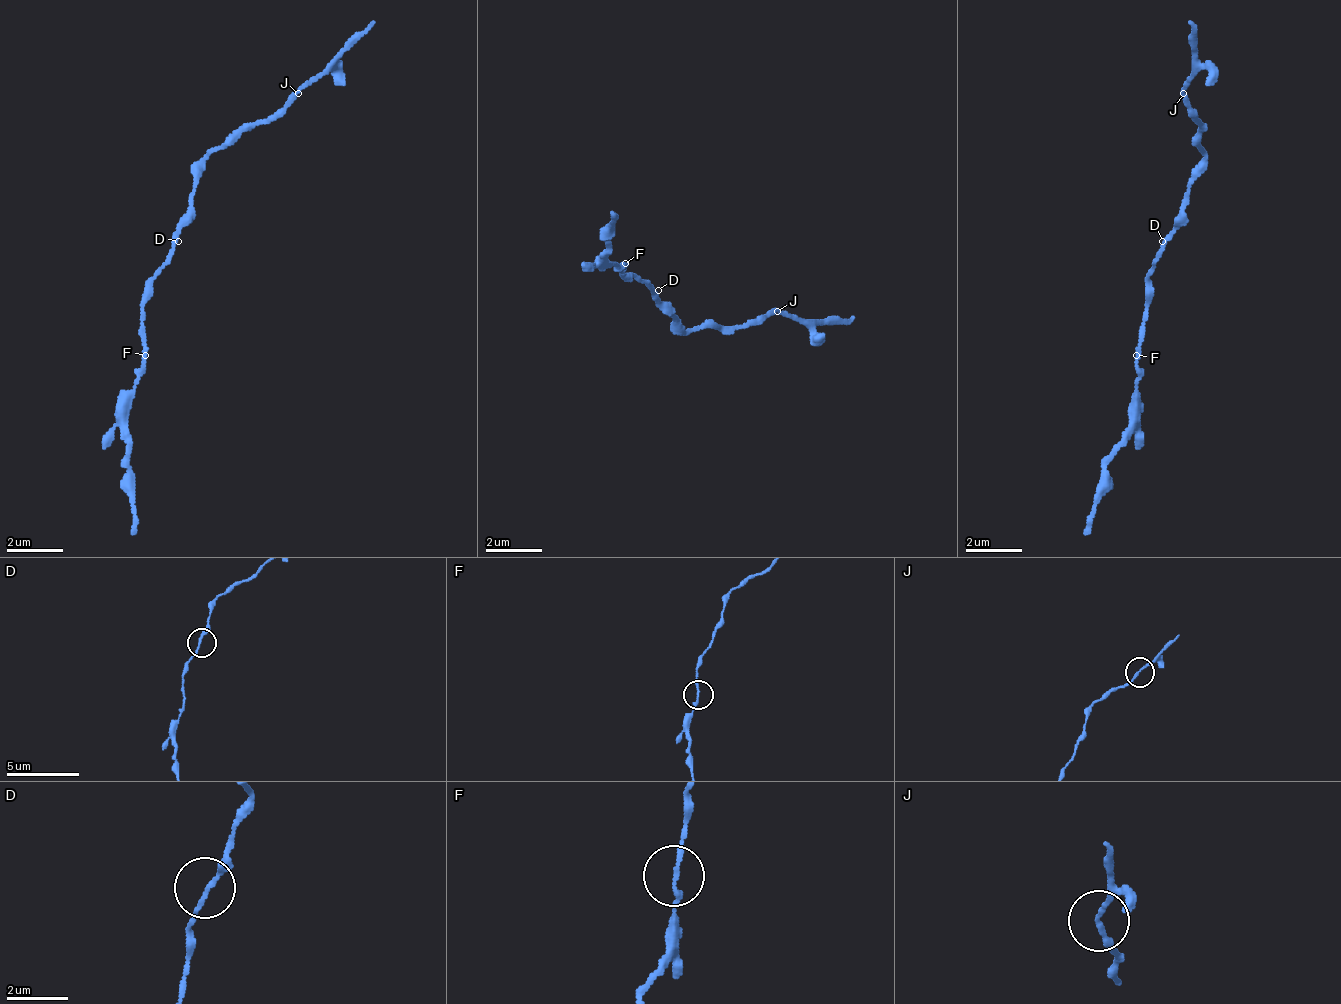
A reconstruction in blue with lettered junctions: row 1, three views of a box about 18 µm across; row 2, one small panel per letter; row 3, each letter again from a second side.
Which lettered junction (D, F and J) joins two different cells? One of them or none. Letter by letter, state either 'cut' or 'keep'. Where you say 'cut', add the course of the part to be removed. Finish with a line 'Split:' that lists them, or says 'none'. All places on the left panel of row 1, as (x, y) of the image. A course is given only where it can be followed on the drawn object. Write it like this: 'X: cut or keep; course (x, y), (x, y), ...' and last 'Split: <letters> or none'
D: keep
F: keep
J: keep
Split: none

